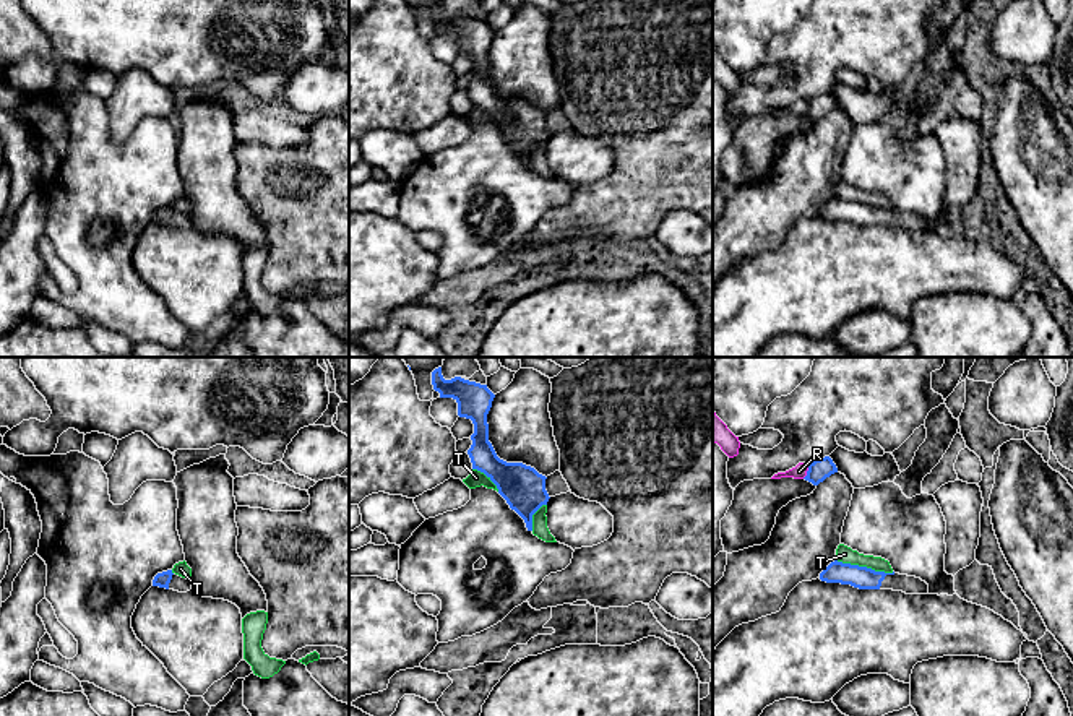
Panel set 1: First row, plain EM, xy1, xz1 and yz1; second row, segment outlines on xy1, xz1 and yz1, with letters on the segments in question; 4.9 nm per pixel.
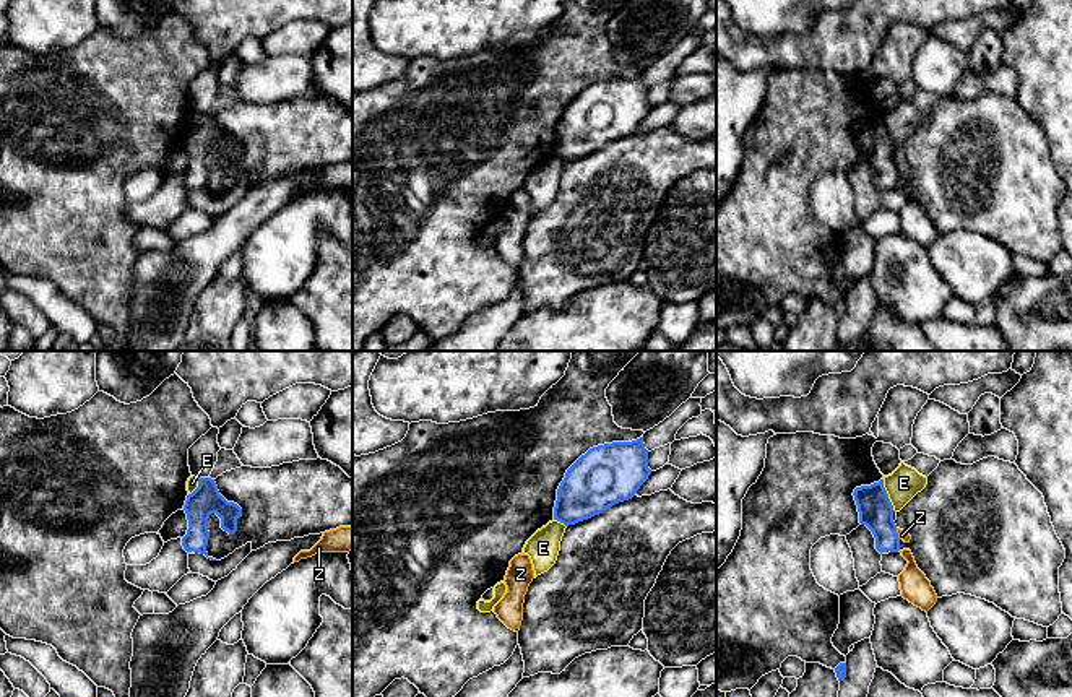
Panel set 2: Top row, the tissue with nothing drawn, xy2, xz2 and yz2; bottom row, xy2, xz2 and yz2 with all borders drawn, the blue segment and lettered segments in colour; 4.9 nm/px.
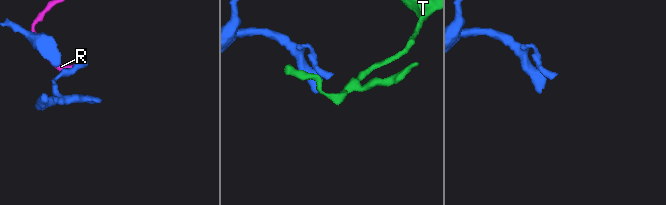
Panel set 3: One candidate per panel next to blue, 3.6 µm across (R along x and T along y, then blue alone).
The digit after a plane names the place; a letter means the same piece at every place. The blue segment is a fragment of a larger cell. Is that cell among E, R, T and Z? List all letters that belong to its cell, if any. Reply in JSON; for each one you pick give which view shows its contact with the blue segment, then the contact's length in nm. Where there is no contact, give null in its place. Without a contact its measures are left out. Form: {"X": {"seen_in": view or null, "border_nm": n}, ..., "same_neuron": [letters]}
{"same_neuron": []}

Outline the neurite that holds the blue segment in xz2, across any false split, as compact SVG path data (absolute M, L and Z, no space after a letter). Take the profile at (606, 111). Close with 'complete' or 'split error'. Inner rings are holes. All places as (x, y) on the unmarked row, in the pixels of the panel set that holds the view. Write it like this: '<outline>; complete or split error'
M643 73L593 83L567 106L554 156L568 162L599 151L632 135L650 110Z; complete

